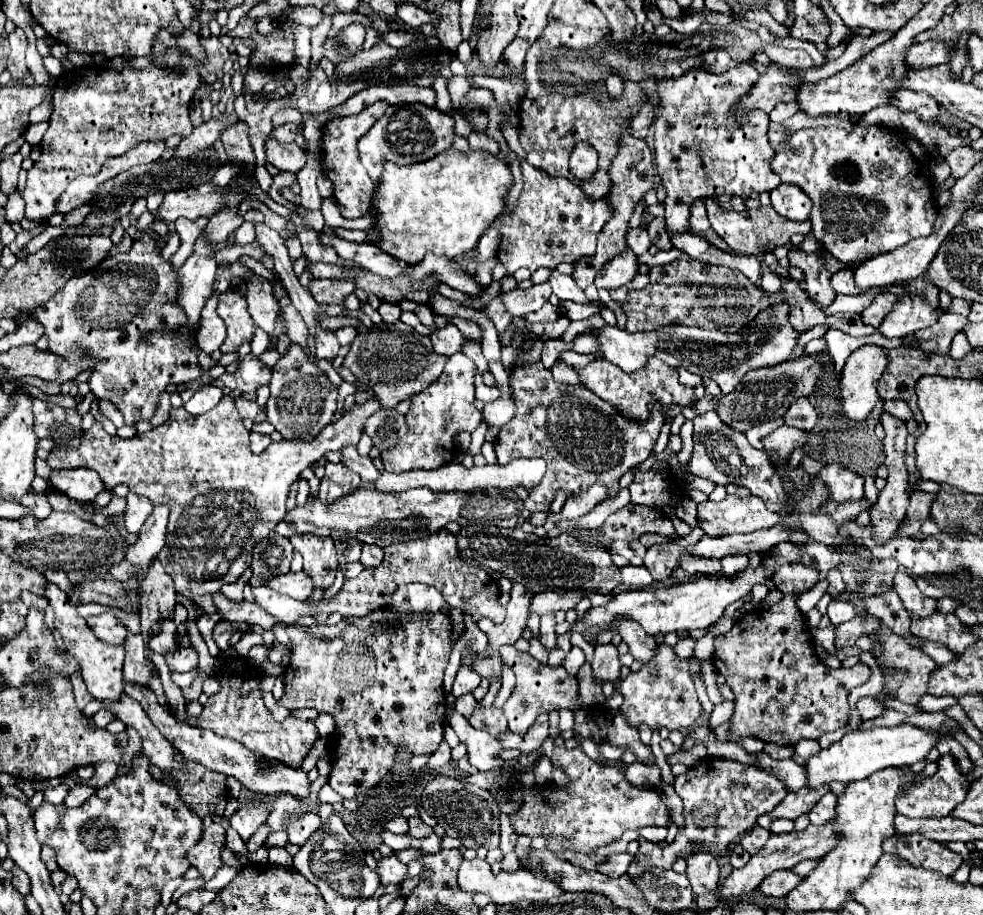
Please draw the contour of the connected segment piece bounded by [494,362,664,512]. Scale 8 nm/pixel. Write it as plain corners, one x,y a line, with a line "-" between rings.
528,364
514,368
512,374
516,414
502,426
502,432
494,444
498,464
508,464
516,458
544,458
548,472
544,482
534,488
524,500
530,512
548,512
548,504
556,492
576,496
588,490
592,484
604,484
608,498
614,498
620,490
618,480
630,468
642,464
656,444
662,428
662,414
658,408
652,410
648,424
636,424
604,400
596,398
584,386
560,386
552,380
552,374
540,364

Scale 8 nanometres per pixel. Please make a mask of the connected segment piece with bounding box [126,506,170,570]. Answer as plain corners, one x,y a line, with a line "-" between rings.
156,506
154,512
144,522
138,542
126,552
126,560
130,560
134,566
140,566
144,570
150,568
156,554
164,548
166,538
166,524
168,524
168,506

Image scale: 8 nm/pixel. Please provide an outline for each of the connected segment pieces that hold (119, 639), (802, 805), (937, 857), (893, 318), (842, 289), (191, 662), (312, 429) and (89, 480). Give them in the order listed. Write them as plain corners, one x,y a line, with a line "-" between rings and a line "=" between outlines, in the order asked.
111,611
88,617
88,626
94,630
94,634
100,640
108,644
122,644
128,634
128,630
122,626
122,622
=
824,784
824,788
814,788
814,790
812,788
800,788
798,792
788,792
788,796
770,814
760,816
760,820
756,820
756,824
770,830
770,826
776,818
796,820
800,814
810,812
826,792
828,792
826,784
=
914,832
912,836
888,836
882,844
884,852
894,852
900,858
908,860
912,866
934,870
942,876
952,876
962,864
962,856
950,852
944,844
936,840
928,840
=
924,275
908,284
902,284
908,296
900,296
896,302
896,308
884,318
884,324
880,324
880,332
886,338
900,338
906,334
912,334
916,330
932,326
938,316
936,308
939,305
939,290
=
842,268
842,270
834,272
832,280
830,280
830,286
832,286
834,294
852,294
852,296
856,296
856,294
864,294
866,292
866,290
856,288
850,268
=
192,644
188,648
176,648
174,654
166,654
164,658
170,670
176,670
176,672
188,672
198,666
198,652
194,650
=
292,344
288,354
278,360
268,386
268,422
282,434
284,440
314,440
320,430
332,422
338,402
338,388
314,362
306,358
300,346
=
72,468
72,470
52,470
50,482
56,490
78,502
94,502
96,494
104,490
104,484
96,472
90,468

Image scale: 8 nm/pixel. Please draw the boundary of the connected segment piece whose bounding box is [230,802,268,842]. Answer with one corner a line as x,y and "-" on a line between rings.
248,802
244,808
240,808
240,810
230,818
230,824
232,824
232,828
240,834
240,838
242,838
244,842
248,842
266,818
268,818
266,808

